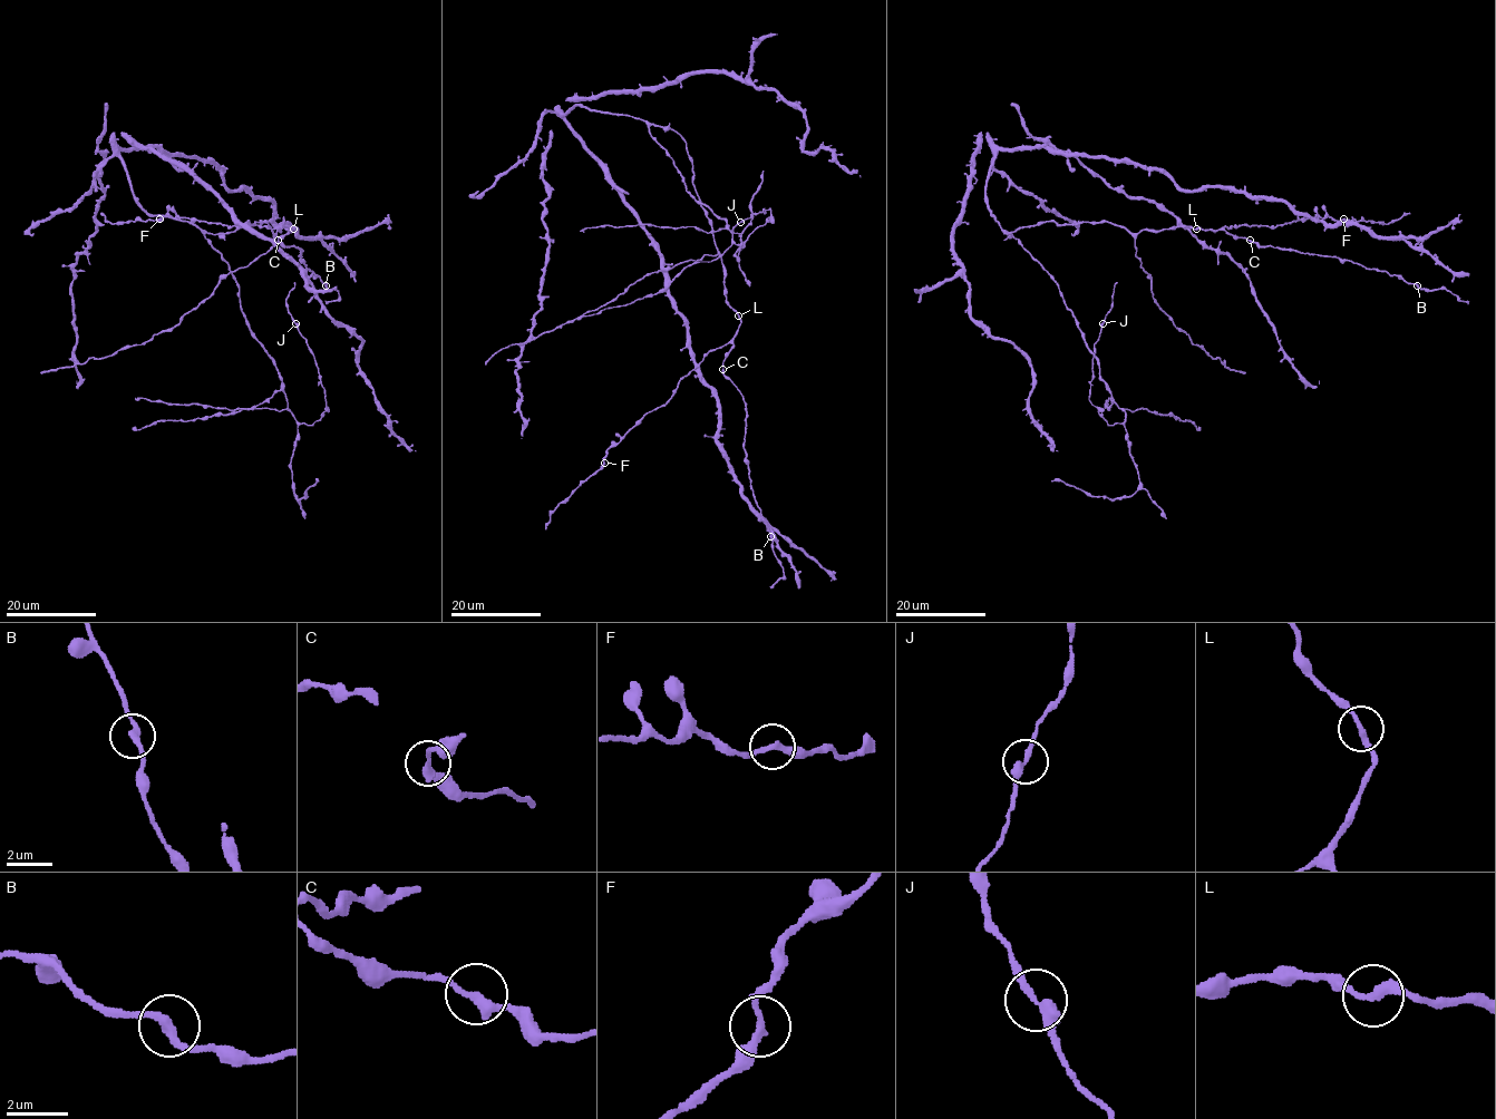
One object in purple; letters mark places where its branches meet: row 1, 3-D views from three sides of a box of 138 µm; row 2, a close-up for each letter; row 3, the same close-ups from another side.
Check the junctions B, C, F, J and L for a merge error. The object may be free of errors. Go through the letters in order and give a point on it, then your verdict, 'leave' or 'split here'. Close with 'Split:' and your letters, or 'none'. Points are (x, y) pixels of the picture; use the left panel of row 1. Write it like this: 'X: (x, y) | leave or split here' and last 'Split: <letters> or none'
B: (326, 285) | leave
C: (278, 240) | leave
F: (159, 219) | leave
J: (295, 323) | leave
L: (293, 229) | leave
Split: none

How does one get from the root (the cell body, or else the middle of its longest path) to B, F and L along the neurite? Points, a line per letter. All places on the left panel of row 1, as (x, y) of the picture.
B: (138, 200), (148, 213), (213, 234), (248, 221), (295, 229), (278, 241), (300, 250), (326, 285)
F: (138, 200), (148, 213), (213, 234), (248, 221), (265, 221), (274, 233), (295, 229), (159, 219)
L: (138, 200), (148, 213), (213, 234), (248, 221), (265, 221), (274, 233), (293, 229)

